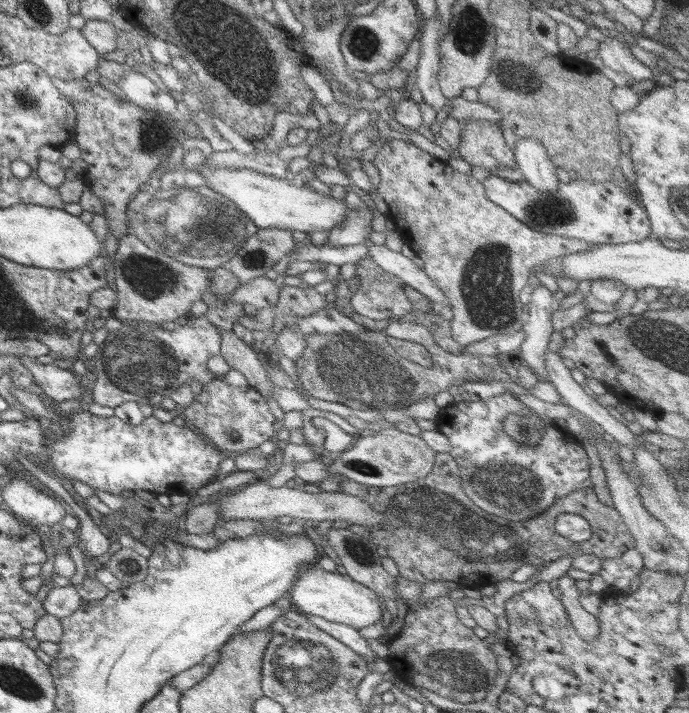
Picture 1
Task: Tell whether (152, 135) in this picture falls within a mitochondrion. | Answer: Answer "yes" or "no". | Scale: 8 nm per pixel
yes

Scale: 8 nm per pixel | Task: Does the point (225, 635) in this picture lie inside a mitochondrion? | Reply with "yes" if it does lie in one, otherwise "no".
no

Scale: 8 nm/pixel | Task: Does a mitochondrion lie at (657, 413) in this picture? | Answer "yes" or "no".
no

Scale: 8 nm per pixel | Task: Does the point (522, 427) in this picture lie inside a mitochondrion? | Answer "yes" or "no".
yes

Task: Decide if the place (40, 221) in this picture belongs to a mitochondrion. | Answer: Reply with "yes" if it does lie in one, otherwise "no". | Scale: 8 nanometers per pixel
no

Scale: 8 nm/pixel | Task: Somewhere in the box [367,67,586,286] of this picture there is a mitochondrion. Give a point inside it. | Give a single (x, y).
(549, 215)

